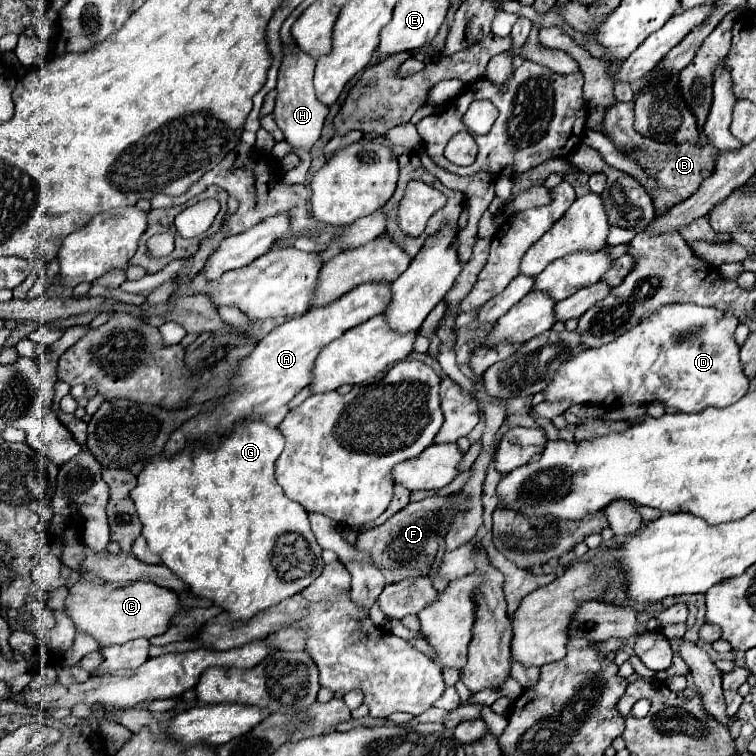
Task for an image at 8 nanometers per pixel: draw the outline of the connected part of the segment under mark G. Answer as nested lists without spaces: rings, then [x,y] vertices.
[[[243,420],[219,448],[191,446],[173,458],[153,458],[137,476],[137,486],[131,492],[147,548],[159,554],[163,566],[177,574],[195,596],[211,600],[229,612],[231,620],[249,620],[257,612],[303,592],[323,570],[321,546],[309,528],[307,510],[287,498],[275,480],[275,462],[283,446],[285,438],[279,428]]]

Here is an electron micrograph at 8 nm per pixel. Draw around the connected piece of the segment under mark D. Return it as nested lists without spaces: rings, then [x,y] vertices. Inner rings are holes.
[[[667,304],[663,308],[659,308],[655,314],[651,314],[649,318],[641,320],[637,326],[633,326],[633,330],[625,332],[623,336],[619,336],[617,340],[601,346],[601,348],[591,348],[591,350],[583,350],[581,354],[569,358],[567,362],[563,362],[559,366],[559,370],[555,372],[553,382],[545,388],[547,392],[547,402],[555,402],[555,400],[571,400],[573,404],[597,404],[597,406],[621,406],[621,404],[649,404],[649,402],[663,402],[665,406],[673,406],[679,412],[699,412],[707,406],[715,406],[715,408],[725,408],[735,404],[739,398],[743,398],[747,394],[749,388],[749,380],[743,372],[741,360],[739,360],[739,344],[735,342],[735,328],[737,328],[739,320],[733,314],[719,314],[717,310],[711,310],[707,306],[699,306],[699,304]]]

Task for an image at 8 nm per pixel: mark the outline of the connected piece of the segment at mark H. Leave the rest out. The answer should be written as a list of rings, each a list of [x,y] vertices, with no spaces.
[[[297,44],[295,50],[287,50],[287,46],[283,46],[283,60],[277,80],[277,104],[273,114],[279,128],[285,134],[285,140],[293,148],[311,148],[319,140],[325,116],[329,114],[329,106],[321,104],[315,96],[313,70],[315,70],[315,60],[309,54],[301,52]]]

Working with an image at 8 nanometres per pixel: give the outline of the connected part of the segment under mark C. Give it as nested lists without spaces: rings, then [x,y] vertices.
[[[77,582],[69,588],[65,600],[65,614],[75,622],[79,632],[93,636],[99,646],[125,644],[135,638],[153,638],[169,628],[171,618],[181,610],[179,598],[153,582],[131,582],[131,584],[97,584],[97,582]]]

